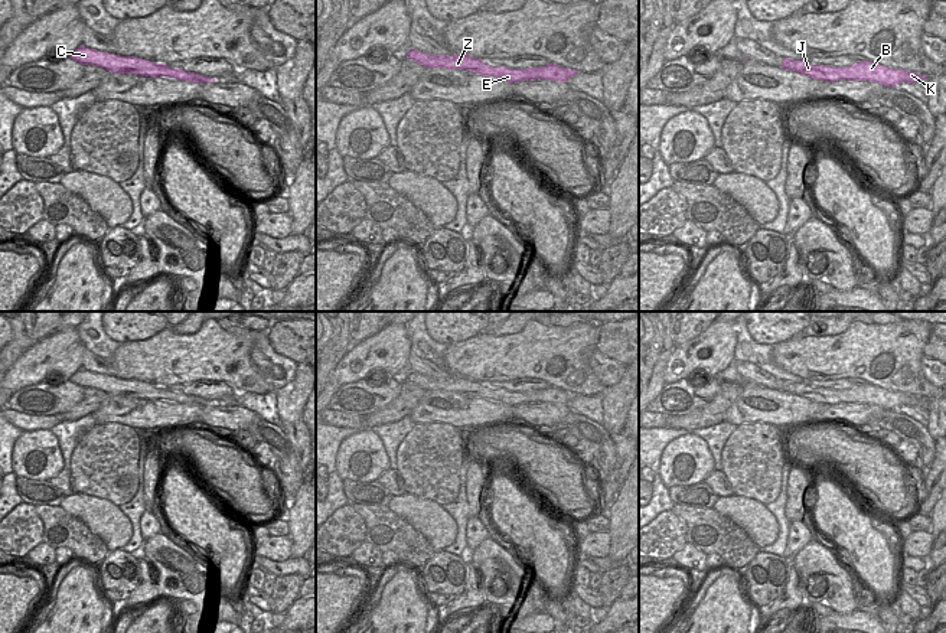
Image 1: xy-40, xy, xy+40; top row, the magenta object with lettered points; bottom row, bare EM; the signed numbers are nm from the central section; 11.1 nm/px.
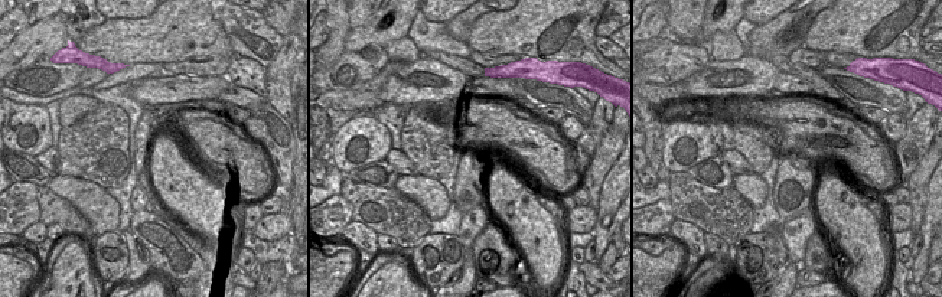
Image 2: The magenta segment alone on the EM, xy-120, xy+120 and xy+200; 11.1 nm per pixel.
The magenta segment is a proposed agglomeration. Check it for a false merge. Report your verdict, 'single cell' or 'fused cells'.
single cell

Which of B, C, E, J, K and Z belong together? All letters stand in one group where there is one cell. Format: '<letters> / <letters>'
B C E J K Z

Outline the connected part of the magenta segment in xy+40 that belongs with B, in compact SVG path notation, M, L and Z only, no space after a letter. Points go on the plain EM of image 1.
M783 381L782 391L792 392L797 397L808 398L818 404L872 404L884 410L897 410L900 405L921 405L929 399L904 392L887 391L871 384L862 384L849 389L836 391L828 388L810 388L808 382L795 384L790 381Z

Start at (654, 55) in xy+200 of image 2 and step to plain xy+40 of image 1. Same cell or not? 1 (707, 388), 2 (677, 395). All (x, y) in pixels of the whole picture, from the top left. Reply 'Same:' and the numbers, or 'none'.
Same: 1, 2

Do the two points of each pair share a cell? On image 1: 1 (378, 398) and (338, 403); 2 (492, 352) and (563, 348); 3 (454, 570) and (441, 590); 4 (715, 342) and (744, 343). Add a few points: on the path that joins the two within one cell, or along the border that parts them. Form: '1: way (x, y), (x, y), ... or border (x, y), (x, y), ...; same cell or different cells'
1: way (368, 398), (348, 398); same cell
2: way (509, 352), (545, 352); same cell
3: way (450, 574), (441, 586); same cell
4: border (737, 326), (737, 343), (733, 359); different cells

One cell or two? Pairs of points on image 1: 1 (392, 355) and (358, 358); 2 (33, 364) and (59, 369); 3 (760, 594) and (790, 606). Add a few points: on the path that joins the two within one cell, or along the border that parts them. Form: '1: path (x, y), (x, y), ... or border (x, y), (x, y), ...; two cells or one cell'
1: path (384, 358), (367, 359); one cell
2: path (39, 364), (54, 364); one cell
3: border (790, 570), (786, 590), (762, 613); two cells

